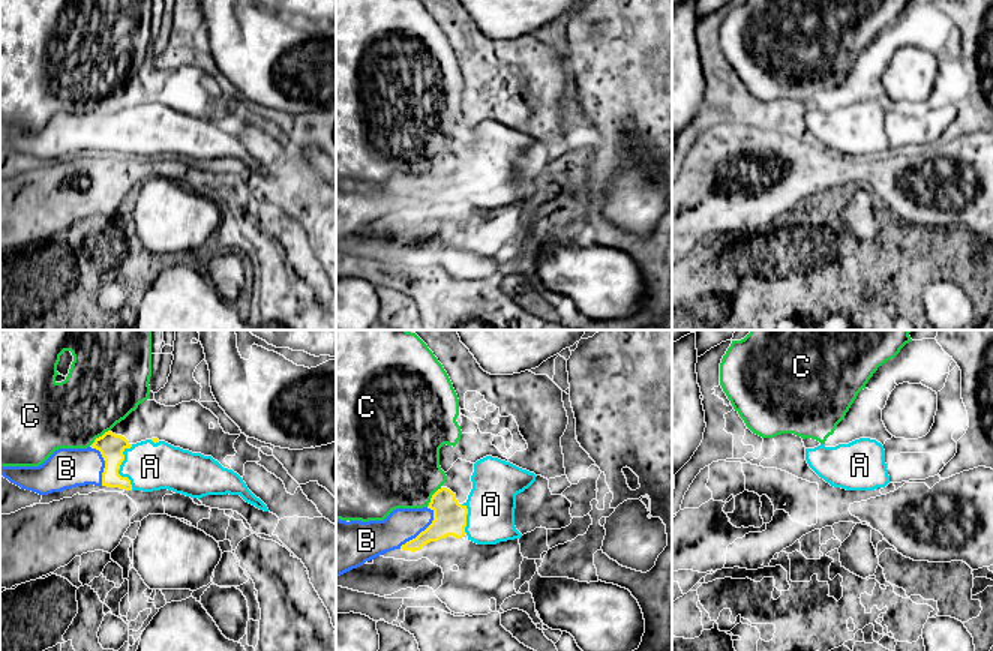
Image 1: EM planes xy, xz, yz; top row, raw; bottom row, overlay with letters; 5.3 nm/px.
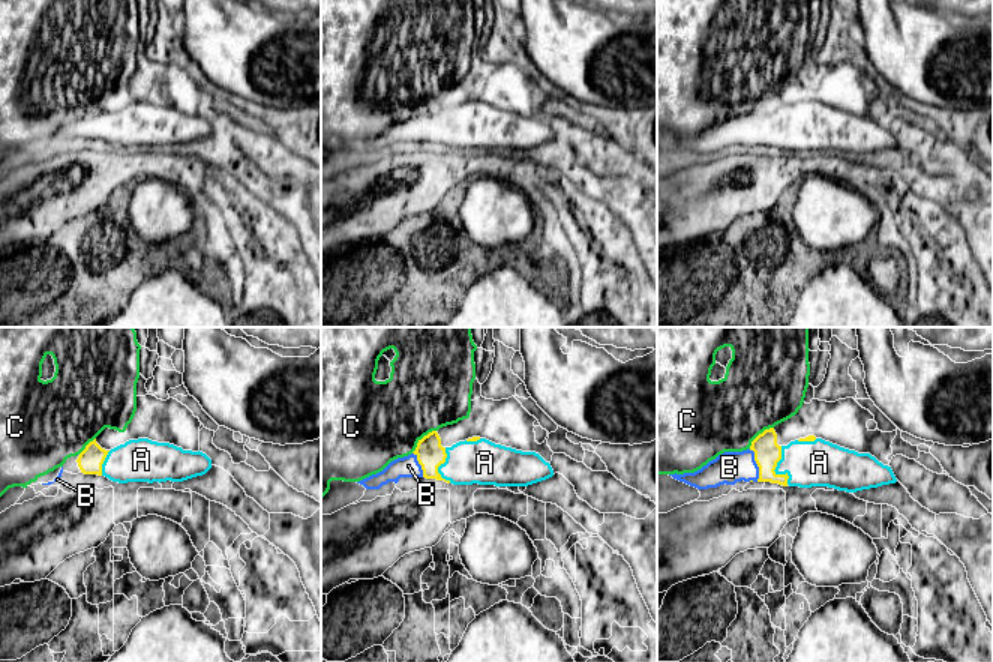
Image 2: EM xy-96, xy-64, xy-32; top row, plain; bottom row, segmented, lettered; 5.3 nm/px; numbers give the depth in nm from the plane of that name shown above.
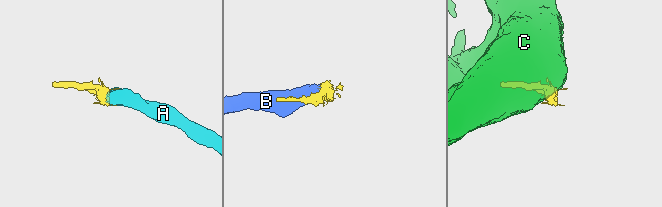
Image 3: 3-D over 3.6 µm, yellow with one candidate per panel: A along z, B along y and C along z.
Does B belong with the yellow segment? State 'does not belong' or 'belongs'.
belongs

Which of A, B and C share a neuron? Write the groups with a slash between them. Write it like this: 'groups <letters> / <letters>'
groups A B / C

